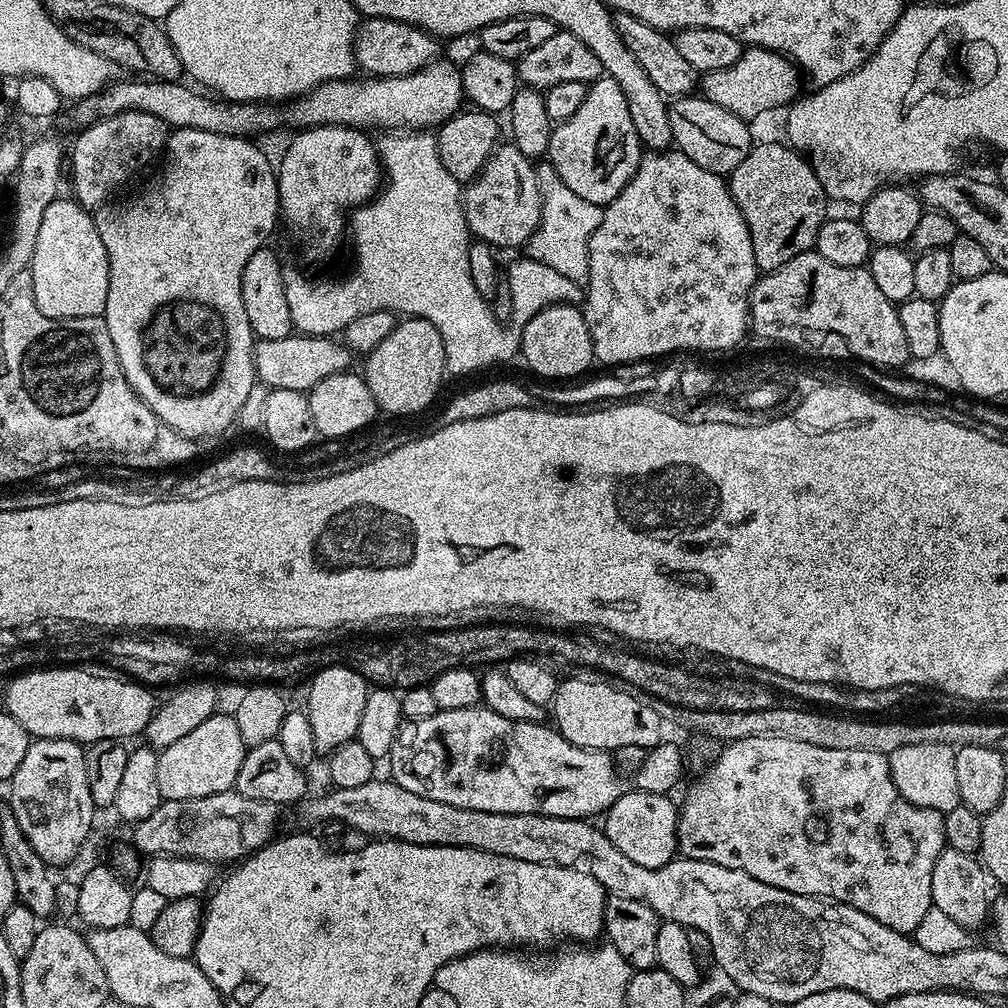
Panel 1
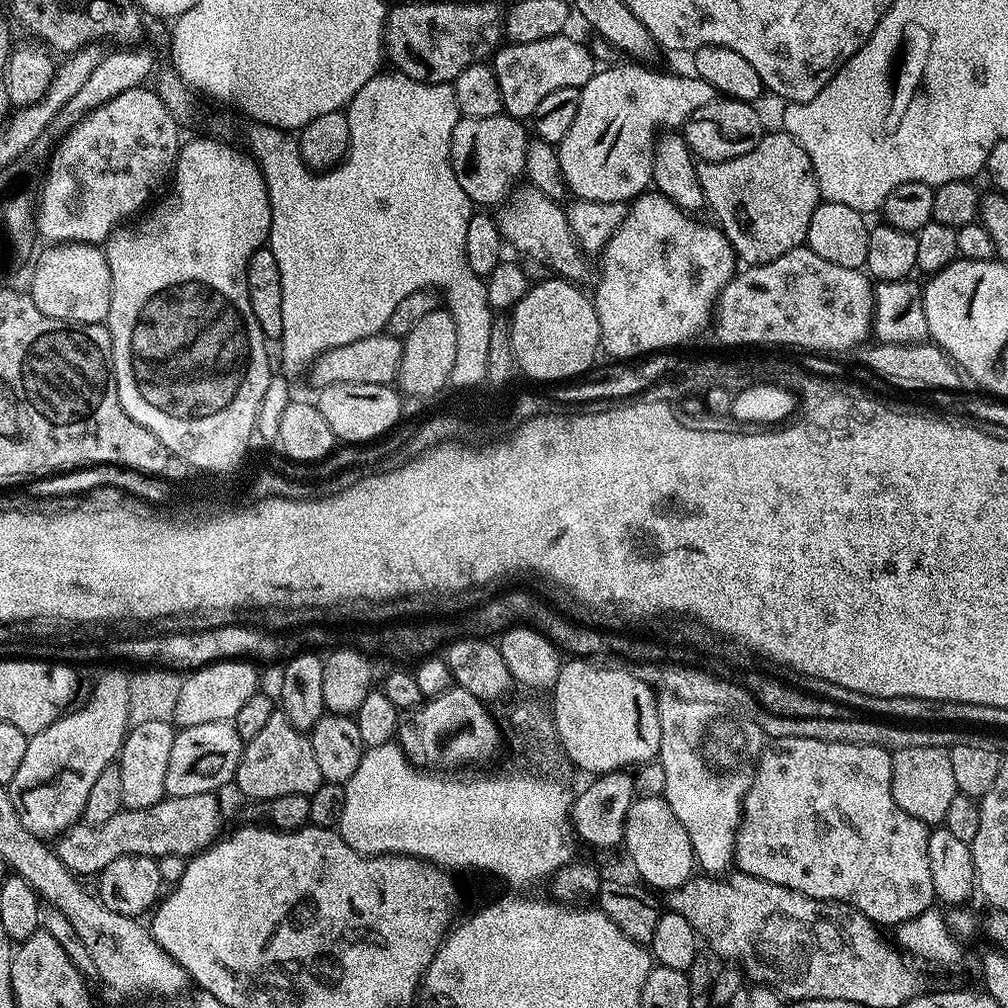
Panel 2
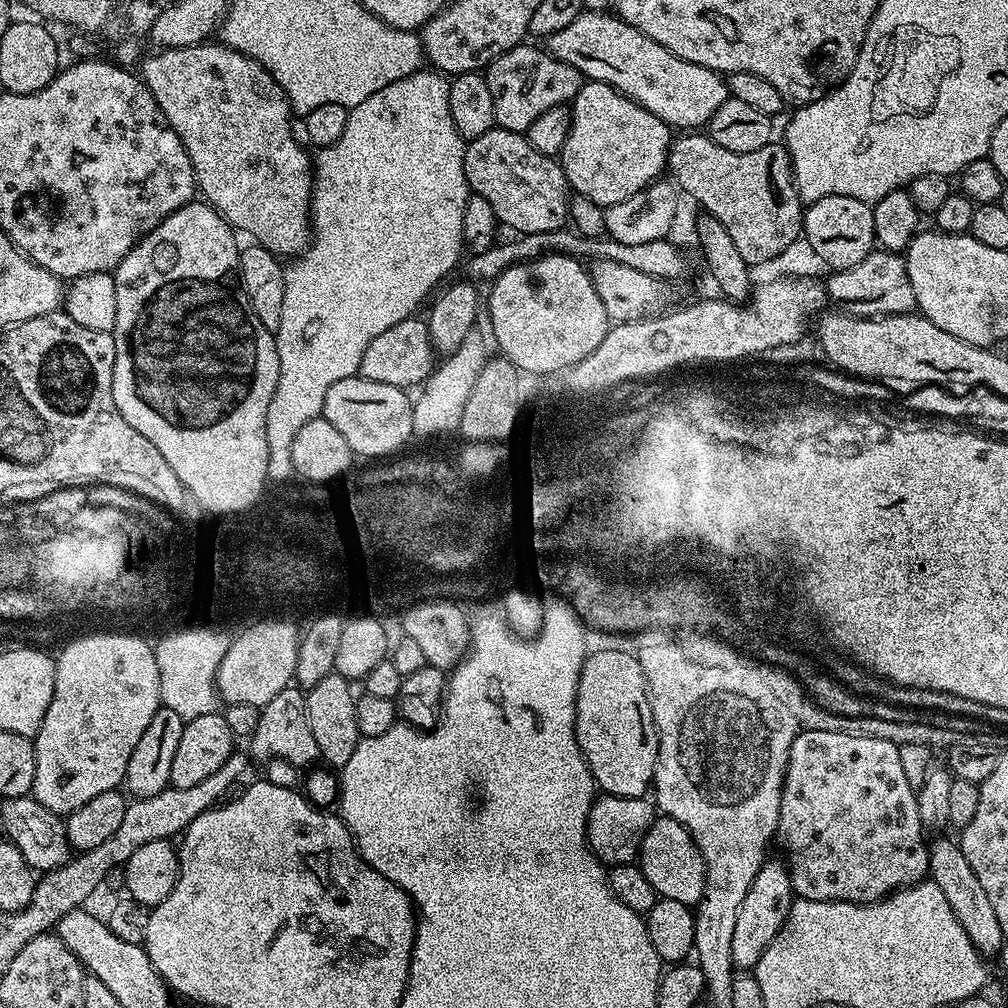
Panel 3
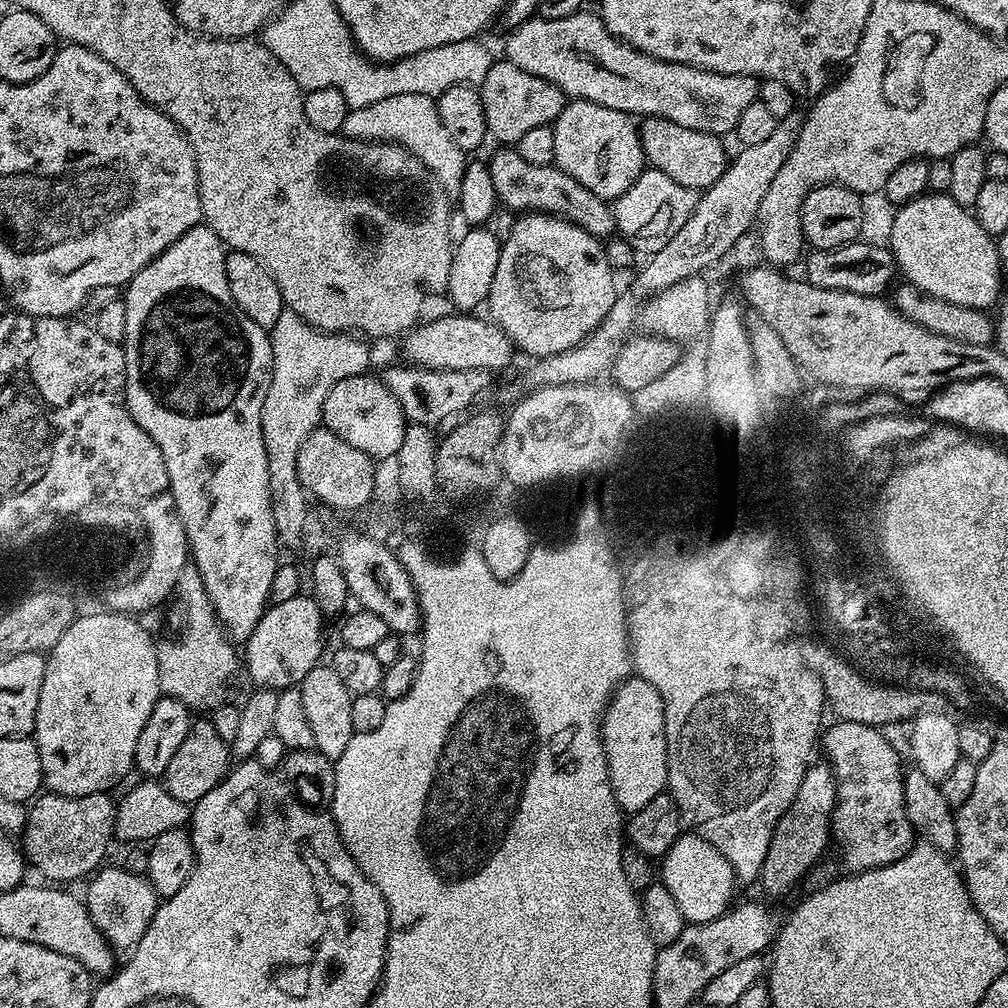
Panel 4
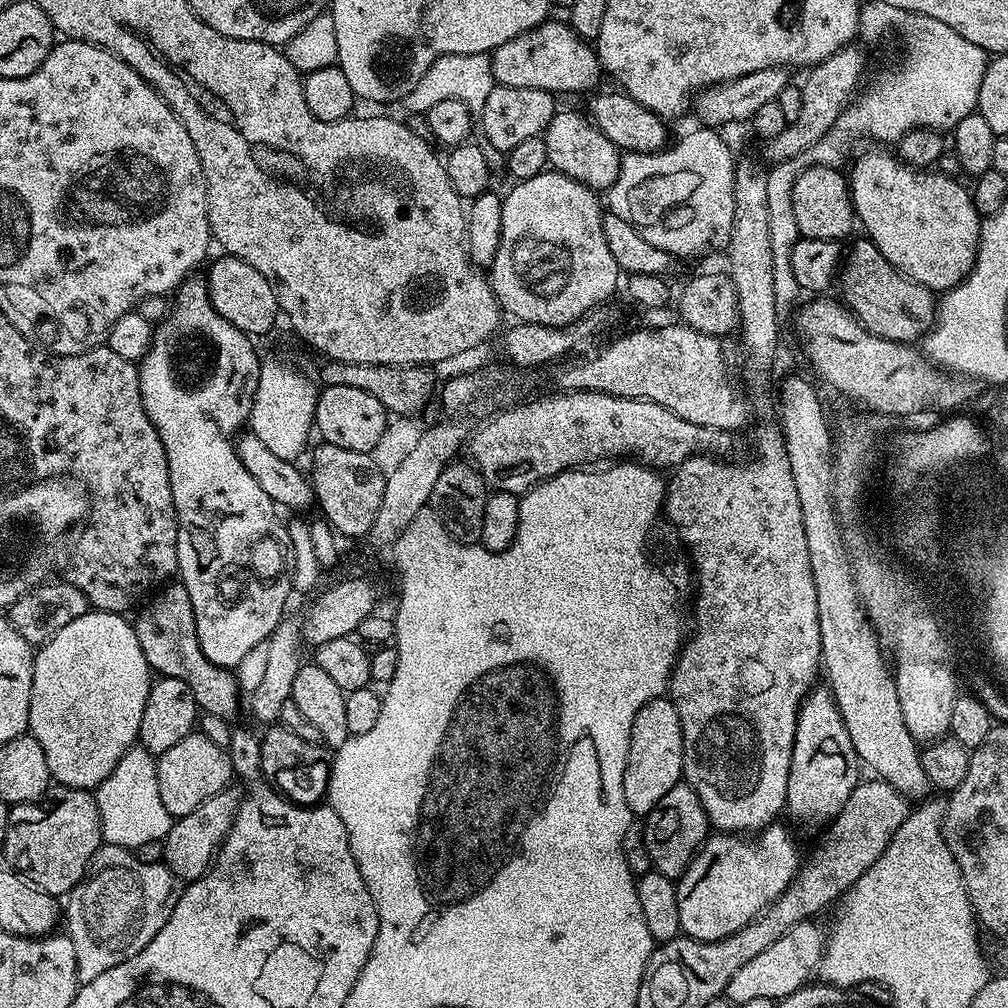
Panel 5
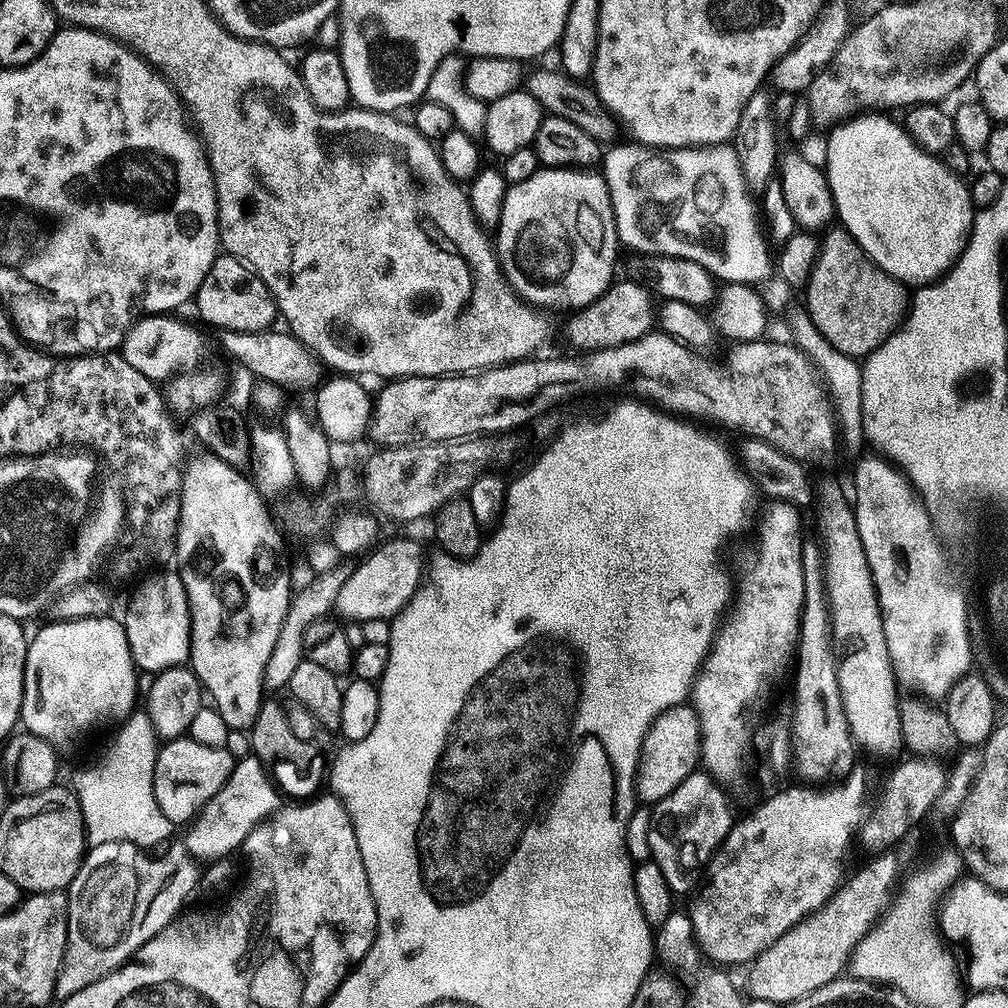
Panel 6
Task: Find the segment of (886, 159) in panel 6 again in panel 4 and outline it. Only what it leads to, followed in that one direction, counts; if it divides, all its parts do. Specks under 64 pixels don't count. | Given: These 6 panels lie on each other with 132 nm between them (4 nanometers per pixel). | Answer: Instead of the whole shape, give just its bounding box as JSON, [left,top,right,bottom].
[890,194,1002,310]

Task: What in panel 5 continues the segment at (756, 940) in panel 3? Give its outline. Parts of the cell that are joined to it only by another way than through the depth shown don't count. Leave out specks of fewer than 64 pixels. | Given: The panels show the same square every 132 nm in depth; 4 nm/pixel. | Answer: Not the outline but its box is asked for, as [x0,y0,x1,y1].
[787,686,859,821]

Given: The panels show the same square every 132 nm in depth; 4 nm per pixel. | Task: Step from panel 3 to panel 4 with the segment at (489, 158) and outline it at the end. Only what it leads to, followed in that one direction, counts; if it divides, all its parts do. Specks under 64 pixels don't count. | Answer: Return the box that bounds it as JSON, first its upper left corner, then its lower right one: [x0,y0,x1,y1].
[487,150,616,238]

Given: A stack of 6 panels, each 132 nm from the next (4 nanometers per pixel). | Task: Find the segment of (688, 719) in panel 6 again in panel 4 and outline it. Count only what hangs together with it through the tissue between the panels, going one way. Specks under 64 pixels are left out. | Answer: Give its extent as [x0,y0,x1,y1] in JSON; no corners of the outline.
[602,678,668,813]

